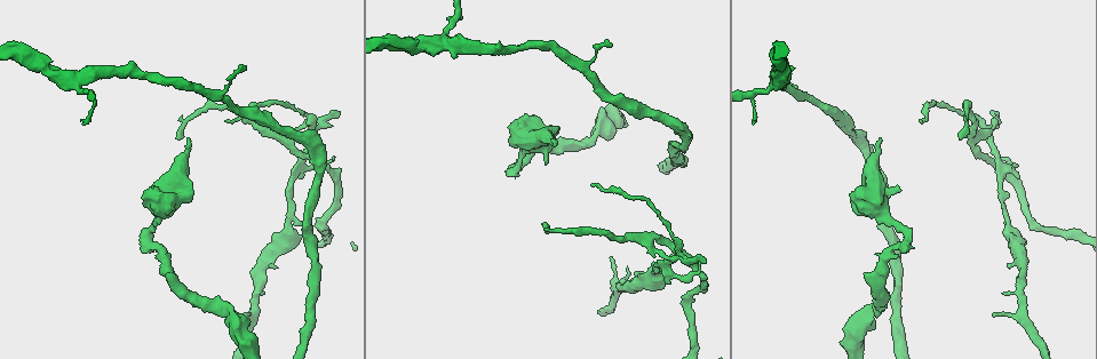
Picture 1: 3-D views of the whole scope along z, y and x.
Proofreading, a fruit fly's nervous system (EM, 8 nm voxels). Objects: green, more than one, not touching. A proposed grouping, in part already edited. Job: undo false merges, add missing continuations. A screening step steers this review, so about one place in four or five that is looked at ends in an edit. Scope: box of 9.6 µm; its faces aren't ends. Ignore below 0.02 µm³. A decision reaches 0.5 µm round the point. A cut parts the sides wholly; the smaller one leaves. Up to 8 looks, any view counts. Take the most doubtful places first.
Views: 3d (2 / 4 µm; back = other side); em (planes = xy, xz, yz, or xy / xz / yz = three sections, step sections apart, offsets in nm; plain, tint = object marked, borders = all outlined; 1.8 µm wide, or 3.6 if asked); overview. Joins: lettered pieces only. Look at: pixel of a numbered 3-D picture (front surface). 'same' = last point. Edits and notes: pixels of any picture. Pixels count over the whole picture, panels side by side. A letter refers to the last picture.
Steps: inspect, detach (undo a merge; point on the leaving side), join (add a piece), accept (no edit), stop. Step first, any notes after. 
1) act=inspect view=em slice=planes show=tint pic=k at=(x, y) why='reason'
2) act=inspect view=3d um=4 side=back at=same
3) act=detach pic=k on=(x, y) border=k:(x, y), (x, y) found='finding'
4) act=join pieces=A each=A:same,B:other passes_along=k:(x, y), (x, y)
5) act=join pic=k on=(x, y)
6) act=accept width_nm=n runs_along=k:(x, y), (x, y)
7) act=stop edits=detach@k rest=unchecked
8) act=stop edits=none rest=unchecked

act=inspect view=em slice=xy step=16 show=tint pic=1 at=(145, 234) why='abrupt turn'

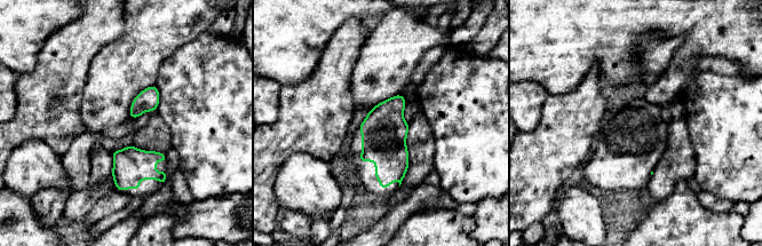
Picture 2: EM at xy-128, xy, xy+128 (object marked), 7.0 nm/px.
act=inspect view=em slice=yz step=8 show=tint at=same

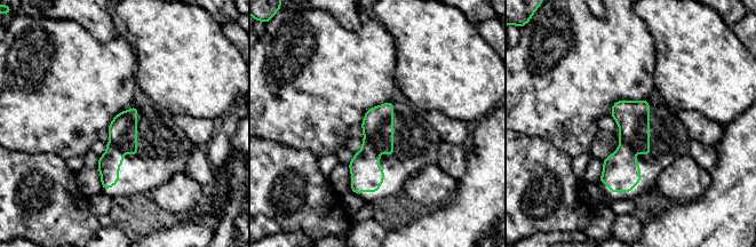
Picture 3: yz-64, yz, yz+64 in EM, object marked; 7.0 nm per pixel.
act=inspect view=em slice=yz step=8 show=borders at=same

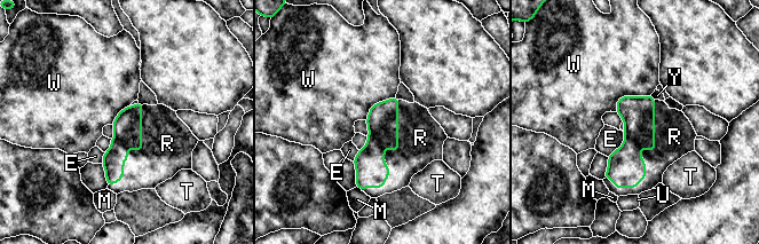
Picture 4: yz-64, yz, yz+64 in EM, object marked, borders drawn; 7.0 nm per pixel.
act=join pieces=R width_nm=200 each=E:other,M:other,R:same,T:other,U:other,W:other,Y:other found='it goes on there'

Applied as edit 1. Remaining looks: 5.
act=inspect view=em slice=planes show=tint pic=1 at=(186, 139) why='branch stops here'

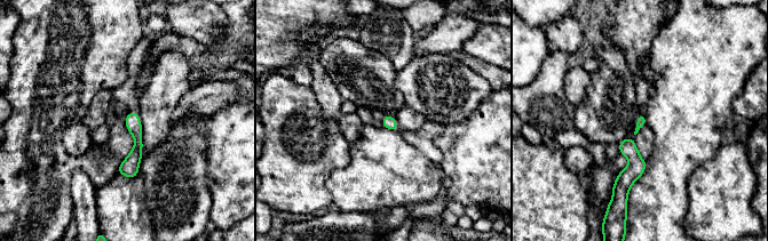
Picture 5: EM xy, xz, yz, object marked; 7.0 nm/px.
act=inspect view=em slice=planes show=borders at=same

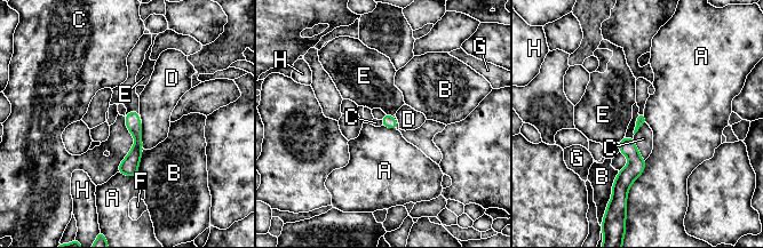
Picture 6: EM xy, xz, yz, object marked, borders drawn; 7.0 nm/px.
act=accept each=A:other,B:other,C:other,D:other,E:other,F:other,G:other,H:other runs_along=6:(133, 113), (137, 146), (132, 173) found='no lettered piece goes on from it'

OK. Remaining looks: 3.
act=stop edits=join@4 rest=unchecked

